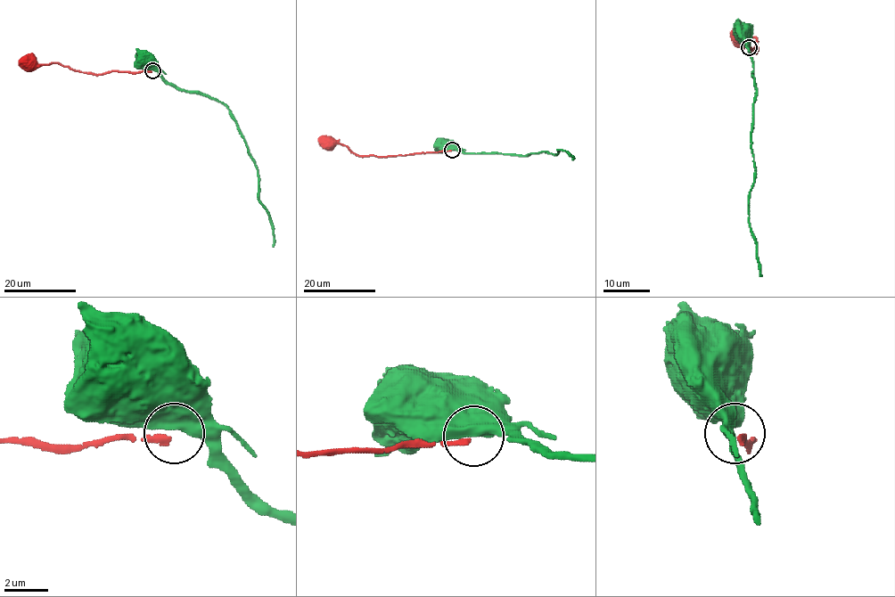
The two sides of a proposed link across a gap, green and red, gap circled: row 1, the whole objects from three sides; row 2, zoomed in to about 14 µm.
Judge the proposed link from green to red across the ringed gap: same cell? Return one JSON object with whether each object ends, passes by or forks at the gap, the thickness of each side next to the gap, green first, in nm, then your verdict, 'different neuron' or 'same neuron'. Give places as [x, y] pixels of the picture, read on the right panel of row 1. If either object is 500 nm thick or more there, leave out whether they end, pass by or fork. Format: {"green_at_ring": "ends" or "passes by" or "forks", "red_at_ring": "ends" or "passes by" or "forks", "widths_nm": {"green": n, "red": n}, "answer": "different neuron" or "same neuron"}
{"widths_nm": {"green": 850, "red": 240}, "answer": "different neuron"}

